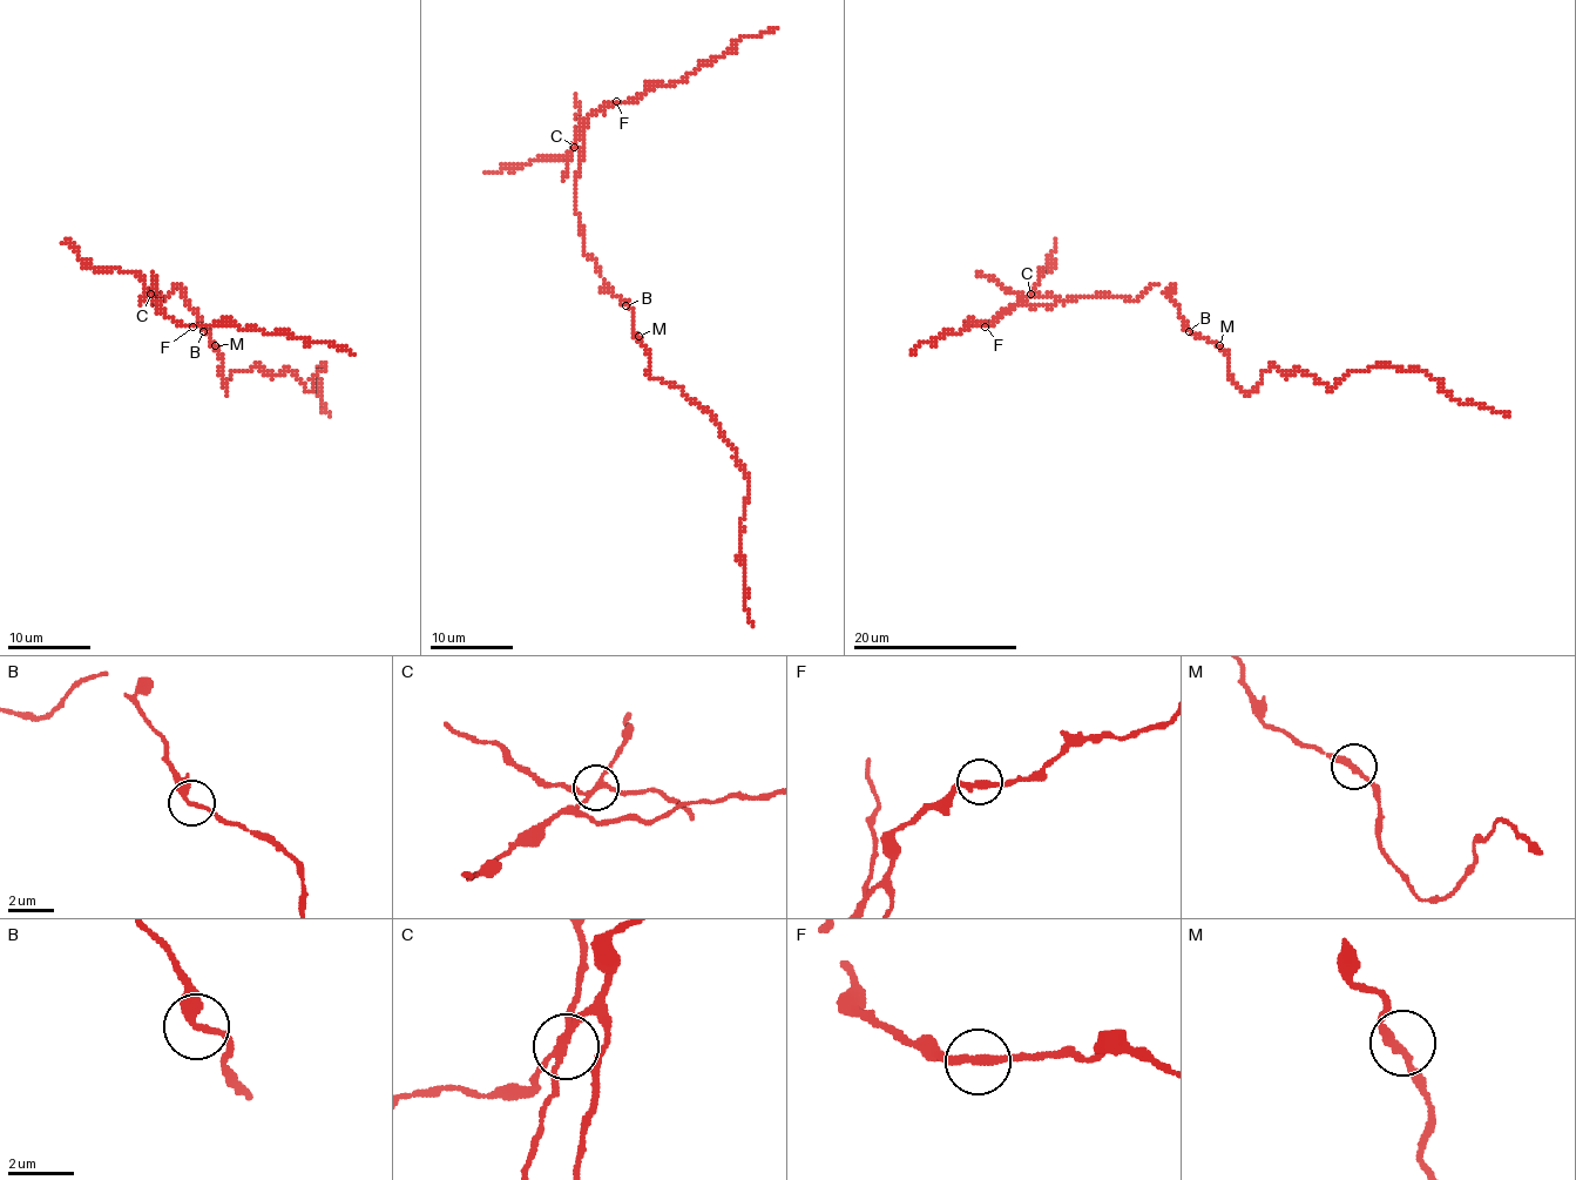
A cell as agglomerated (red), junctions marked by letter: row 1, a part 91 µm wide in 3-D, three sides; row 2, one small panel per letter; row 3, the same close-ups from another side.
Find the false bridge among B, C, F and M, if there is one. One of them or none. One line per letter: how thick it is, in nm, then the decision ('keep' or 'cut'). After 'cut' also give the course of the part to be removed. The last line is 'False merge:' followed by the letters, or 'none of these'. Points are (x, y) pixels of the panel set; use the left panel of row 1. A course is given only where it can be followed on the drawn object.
B: 200 nm | keep
C: 200 nm | cut | (151, 294), (155, 291), (154, 271)
F: 240 nm | keep
M: 240 nm | keep
False merge: C

